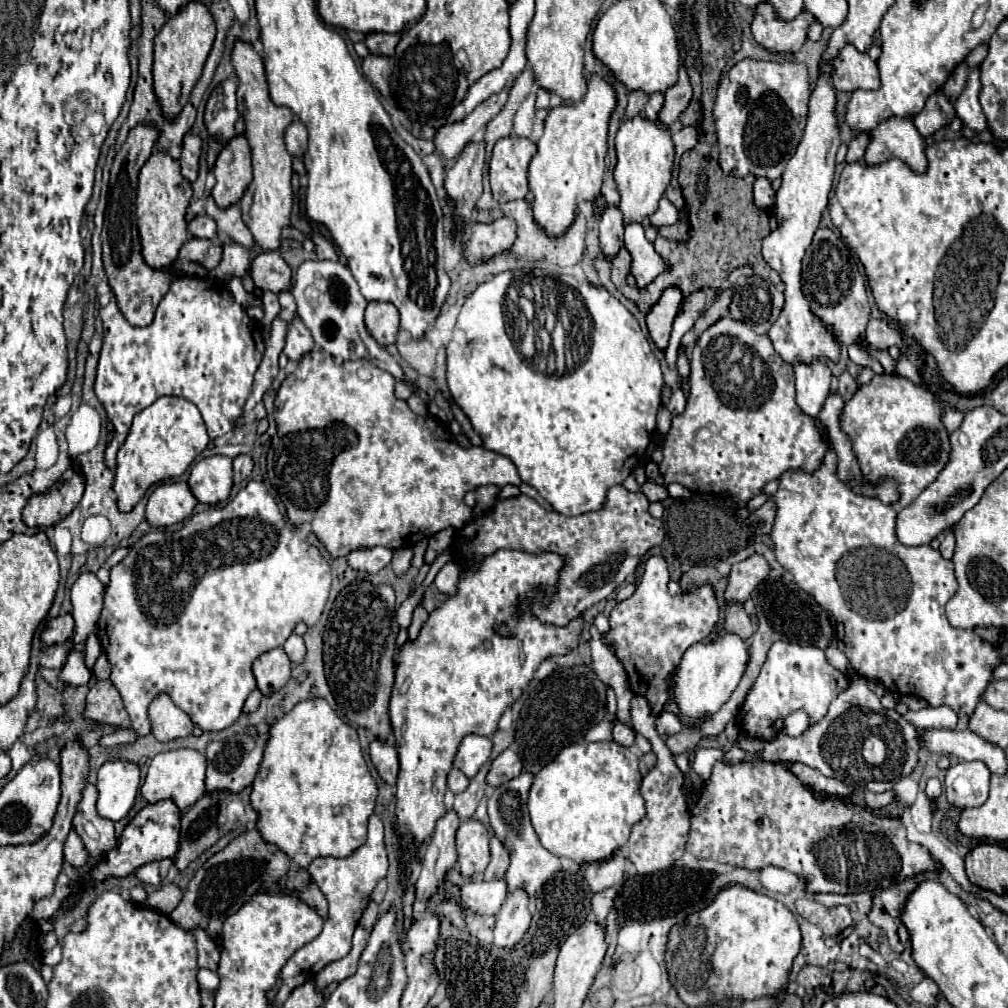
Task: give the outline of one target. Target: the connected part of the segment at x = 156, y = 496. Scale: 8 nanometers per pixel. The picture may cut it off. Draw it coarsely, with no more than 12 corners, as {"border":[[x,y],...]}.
{"border":[[187,482],[161,484],[147,502],[147,522],[165,528],[191,516]]}

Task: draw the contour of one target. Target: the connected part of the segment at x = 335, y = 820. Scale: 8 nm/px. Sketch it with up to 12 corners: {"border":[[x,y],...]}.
{"border":[[327,700],[271,724],[251,806],[295,864],[353,854],[377,784]]}

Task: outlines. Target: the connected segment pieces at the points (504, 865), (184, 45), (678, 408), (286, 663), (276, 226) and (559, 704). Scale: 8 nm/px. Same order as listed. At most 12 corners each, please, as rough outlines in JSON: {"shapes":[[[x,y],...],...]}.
{"shapes":[[[493,836],[491,862],[485,880],[505,878],[509,868],[507,848]],[[189,2],[155,36],[153,92],[173,118],[215,40]],[[683,390],[671,394],[667,408],[671,414],[681,414],[685,410]],[[273,648],[253,662],[263,696],[279,692],[291,676],[291,660]],[[235,40],[231,64],[253,156],[243,222],[277,250],[293,206],[285,128],[255,48]],[[603,600],[575,650],[531,682],[515,728],[533,776],[607,718],[589,650]]]}

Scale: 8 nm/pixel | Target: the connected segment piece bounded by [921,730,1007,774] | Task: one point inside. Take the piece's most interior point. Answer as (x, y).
(965, 745)

